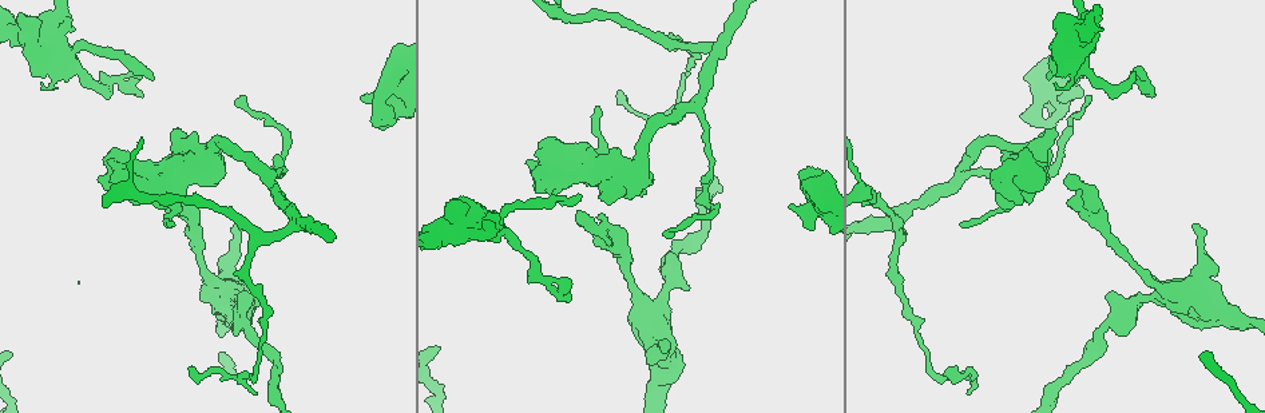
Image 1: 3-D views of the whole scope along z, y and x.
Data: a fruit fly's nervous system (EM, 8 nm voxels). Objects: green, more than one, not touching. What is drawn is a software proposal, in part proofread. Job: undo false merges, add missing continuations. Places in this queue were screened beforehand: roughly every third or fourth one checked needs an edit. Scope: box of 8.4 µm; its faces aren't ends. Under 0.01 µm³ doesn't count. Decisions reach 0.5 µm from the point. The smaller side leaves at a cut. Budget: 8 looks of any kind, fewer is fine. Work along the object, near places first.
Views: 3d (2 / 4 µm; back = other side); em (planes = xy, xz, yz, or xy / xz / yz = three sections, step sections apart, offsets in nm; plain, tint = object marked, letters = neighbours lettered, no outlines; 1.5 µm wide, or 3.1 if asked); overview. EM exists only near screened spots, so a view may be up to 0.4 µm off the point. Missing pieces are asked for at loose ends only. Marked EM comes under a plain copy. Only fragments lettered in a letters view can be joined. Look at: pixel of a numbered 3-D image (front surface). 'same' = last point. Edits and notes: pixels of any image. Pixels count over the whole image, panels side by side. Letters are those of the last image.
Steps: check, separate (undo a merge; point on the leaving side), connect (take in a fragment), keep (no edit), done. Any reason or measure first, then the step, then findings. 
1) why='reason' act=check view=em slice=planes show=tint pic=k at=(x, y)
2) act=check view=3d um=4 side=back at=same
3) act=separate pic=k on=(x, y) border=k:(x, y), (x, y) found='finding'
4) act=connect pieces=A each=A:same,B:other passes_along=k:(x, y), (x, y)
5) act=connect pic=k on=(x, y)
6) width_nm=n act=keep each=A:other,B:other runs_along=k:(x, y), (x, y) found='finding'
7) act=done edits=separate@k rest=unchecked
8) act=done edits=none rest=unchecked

why='branch stops here' act=check view=em slice=planes show=letters pic=1 at=(497, 213)

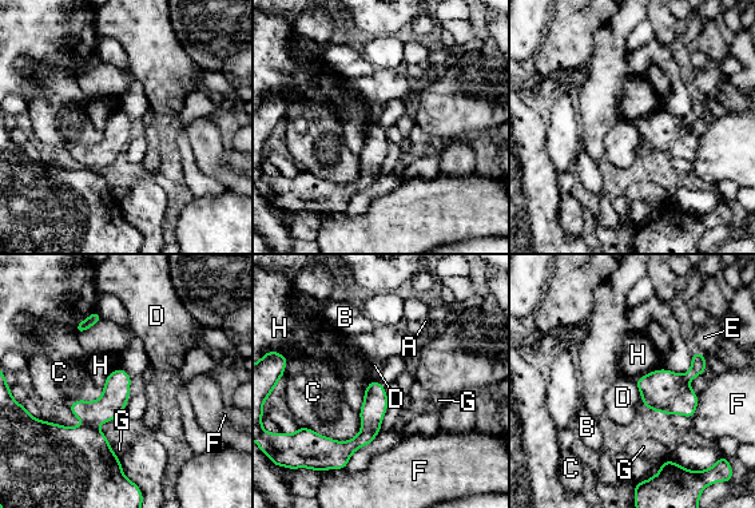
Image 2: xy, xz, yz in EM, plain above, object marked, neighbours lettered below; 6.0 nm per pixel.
act=keep each=A:other,B:other,C:other,D:other,E:other,F:other,G:other,H:other runs_along=2:(122, 373), (94, 419), (108, 457) found='no lettered fragment goes on from it'

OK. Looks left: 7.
act=check view=3d um=2 pic=1 at=(133, 203)

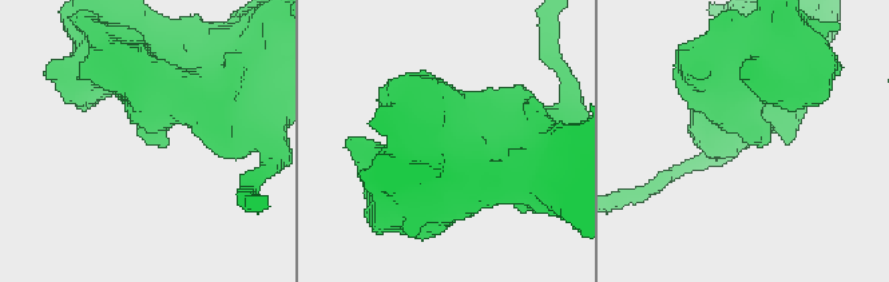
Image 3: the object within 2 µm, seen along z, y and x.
why='need the tissue' act=check view=em slice=planes show=letters pic=3 at=(765, 131)

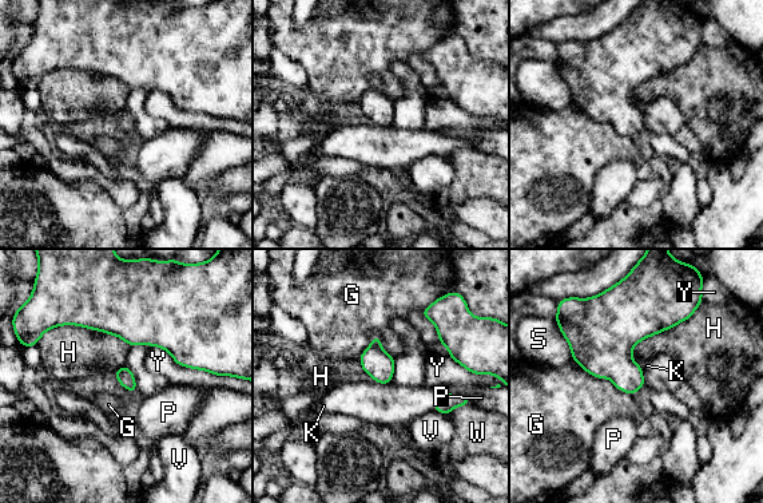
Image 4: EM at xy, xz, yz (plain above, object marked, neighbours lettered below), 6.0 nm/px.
act=connect pic=4 on=(647, 365) each=G:other,H:other,K:same,P:other,S:other,V:other,W:other,Y:other found='it goes on there'

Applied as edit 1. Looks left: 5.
why='three arms meet' act=check view=3d um=4 pic=1 at=(394, 79)

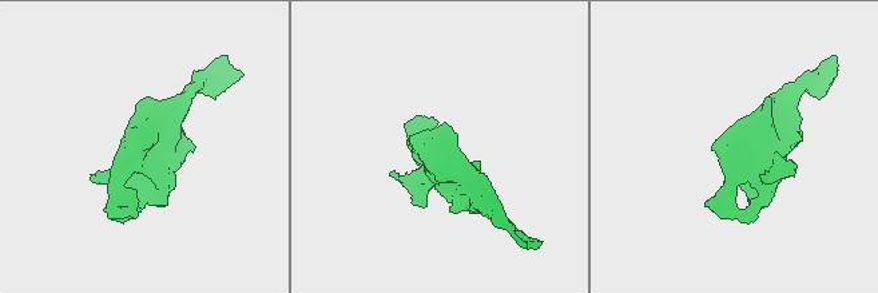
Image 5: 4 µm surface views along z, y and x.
act=check view=em slice=yz step=8 show=tint pic=5 at=(750, 149)

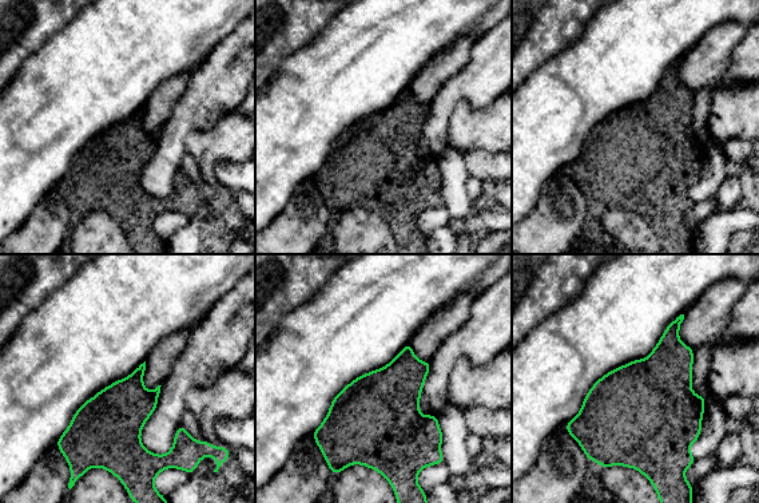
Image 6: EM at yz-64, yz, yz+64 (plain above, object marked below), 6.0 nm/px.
act=check view=em slice=planes show=letters at=same

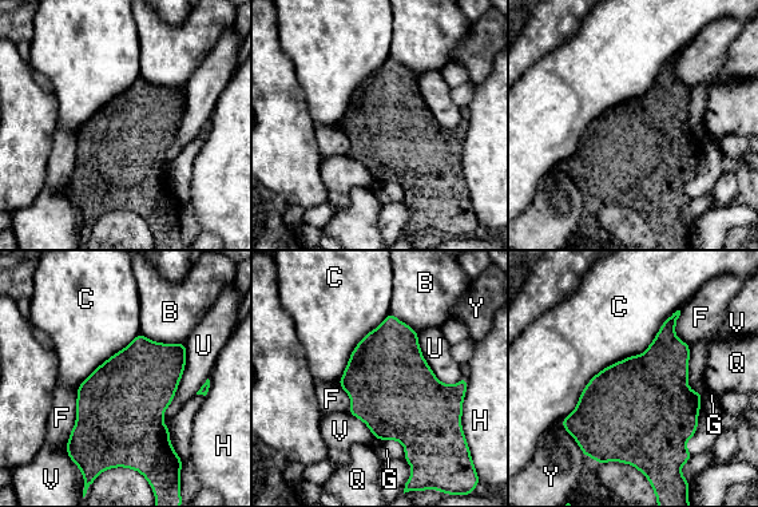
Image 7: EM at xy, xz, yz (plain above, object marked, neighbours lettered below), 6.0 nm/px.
width_nm=500 act=keep each=B:other,C:other,F:other,G:other,H:other,Q:other,U:other,V:other,Y:other border=7:(186, 344), (167, 428) found='continuous, no second cell'

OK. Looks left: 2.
act=done edits=connect@4 rest=unchecked

